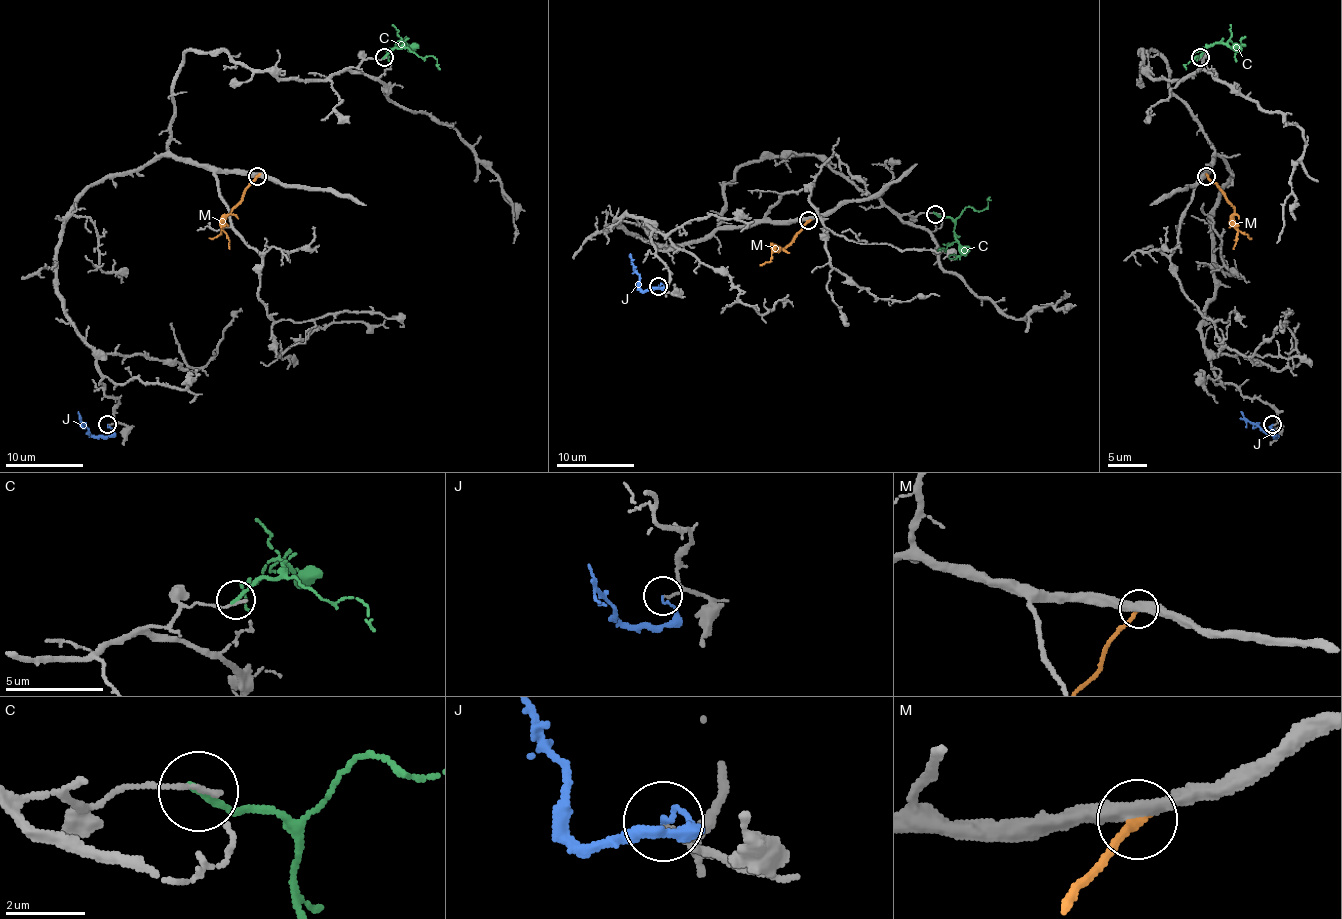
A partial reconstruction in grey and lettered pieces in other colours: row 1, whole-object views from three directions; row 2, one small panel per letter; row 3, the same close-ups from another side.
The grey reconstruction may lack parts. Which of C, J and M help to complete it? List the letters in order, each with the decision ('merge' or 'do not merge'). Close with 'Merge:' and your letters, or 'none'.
C: do not merge
J: do not merge
M: do not merge
Merge: none

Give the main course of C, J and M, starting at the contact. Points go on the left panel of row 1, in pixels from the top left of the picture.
C: (384, 57), (403, 43), (409, 45), (397, 45), (405, 36)
J: (107, 424), (113, 429), (109, 435), (91, 435), (78, 412)
M: (257, 176), (234, 207), (224, 227), (216, 236), (208, 238)

